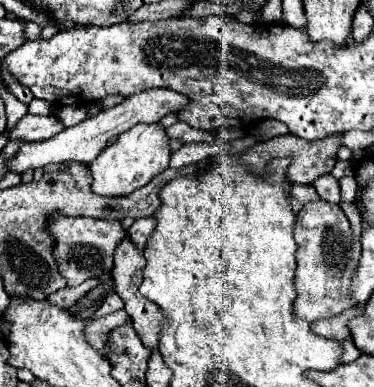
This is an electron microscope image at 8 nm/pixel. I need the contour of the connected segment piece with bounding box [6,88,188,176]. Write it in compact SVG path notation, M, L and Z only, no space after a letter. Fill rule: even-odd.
M166 88L144 90L144 92L136 94L136 96L130 96L130 98L122 100L118 106L114 106L110 110L104 110L104 112L100 112L96 116L90 116L90 118L82 120L80 124L76 124L72 128L64 128L62 132L58 132L56 136L52 136L48 140L22 144L18 148L18 152L14 154L14 158L6 160L6 168L10 172L16 172L16 174L22 176L26 170L38 170L38 168L44 168L48 164L58 164L58 162L90 164L108 146L108 142L112 138L120 136L122 132L128 132L136 124L158 122L160 118L164 118L170 112L176 112L184 104L188 104L186 96L180 96L178 92L172 92L172 90L166 90Z

